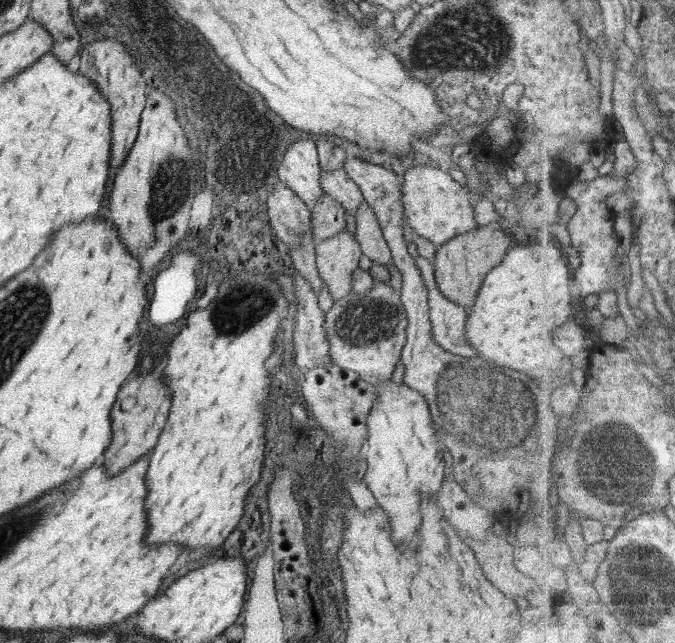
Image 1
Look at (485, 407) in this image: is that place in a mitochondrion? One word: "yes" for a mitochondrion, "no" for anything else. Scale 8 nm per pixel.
yes

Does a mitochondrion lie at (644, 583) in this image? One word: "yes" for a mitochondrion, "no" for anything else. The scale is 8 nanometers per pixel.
yes

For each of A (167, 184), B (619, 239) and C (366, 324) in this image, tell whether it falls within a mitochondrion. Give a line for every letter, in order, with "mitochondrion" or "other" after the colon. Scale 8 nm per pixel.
A: mitochondrion
B: other
C: mitochondrion

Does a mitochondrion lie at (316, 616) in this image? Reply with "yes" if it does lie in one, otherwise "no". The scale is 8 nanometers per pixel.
no

